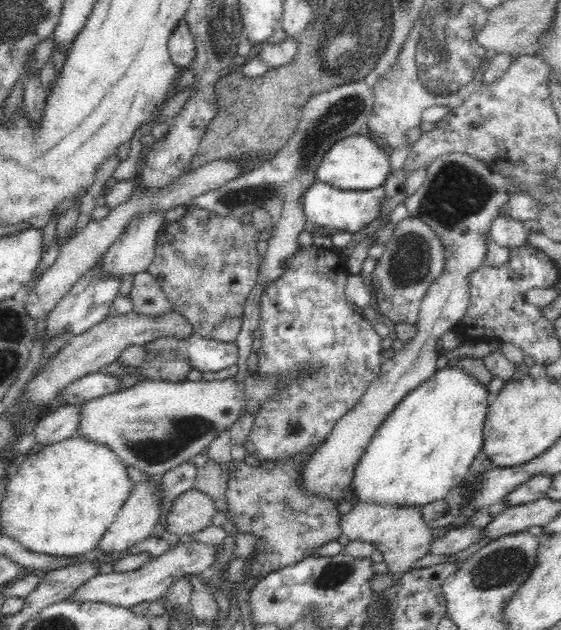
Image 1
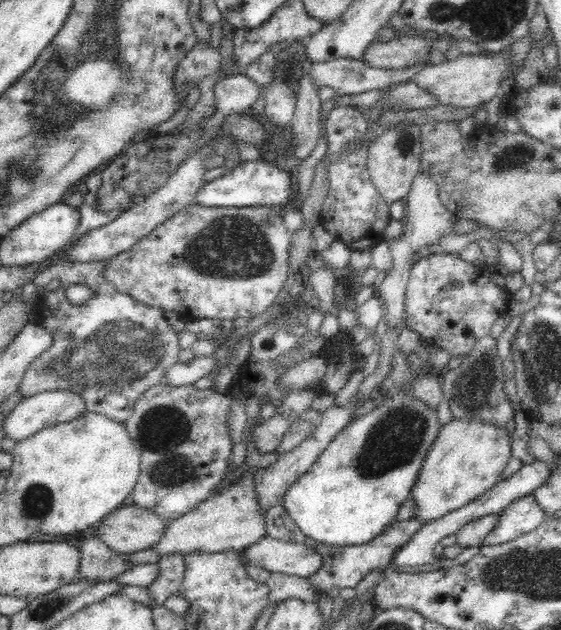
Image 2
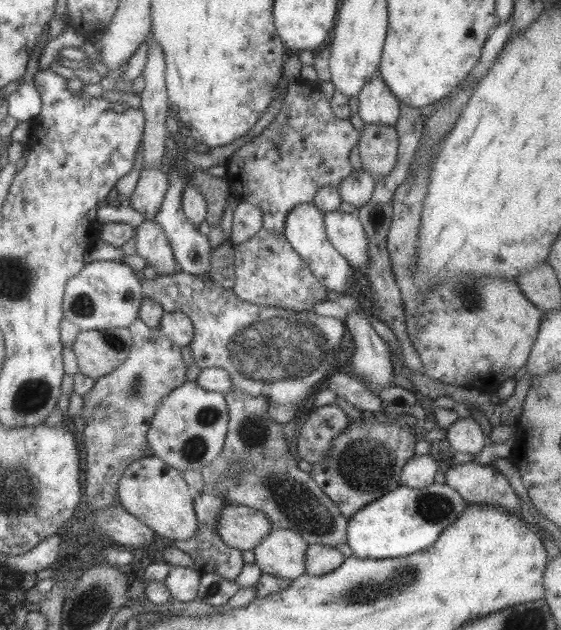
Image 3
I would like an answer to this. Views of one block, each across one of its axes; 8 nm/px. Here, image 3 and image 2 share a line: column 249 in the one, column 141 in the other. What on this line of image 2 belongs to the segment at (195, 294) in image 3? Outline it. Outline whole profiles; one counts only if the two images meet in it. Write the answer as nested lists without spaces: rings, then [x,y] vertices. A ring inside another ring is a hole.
[[[107,260],[88,264],[62,262],[34,276],[33,283],[43,293],[37,309],[32,314],[33,320],[51,334],[51,343],[26,367],[18,391],[23,399],[44,391],[70,390],[83,400],[86,411],[102,413],[111,420],[124,423],[133,416],[136,400],[149,388],[162,383],[166,370],[170,370],[176,362],[179,362],[180,349],[178,333],[168,325],[161,310],[118,292],[103,278],[101,272],[106,263]],[[52,280],[57,280],[59,285],[55,289],[46,289]],[[70,284],[85,284],[94,292],[94,296],[84,304],[72,305],[64,297],[64,289]]]

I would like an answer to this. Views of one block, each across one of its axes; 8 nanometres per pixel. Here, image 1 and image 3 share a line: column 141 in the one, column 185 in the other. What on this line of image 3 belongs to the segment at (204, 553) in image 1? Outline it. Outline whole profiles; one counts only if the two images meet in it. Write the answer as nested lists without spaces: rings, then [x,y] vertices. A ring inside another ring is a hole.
[[[173,566],[164,580],[172,600],[189,602],[195,599],[198,592],[200,575],[192,567]]]

